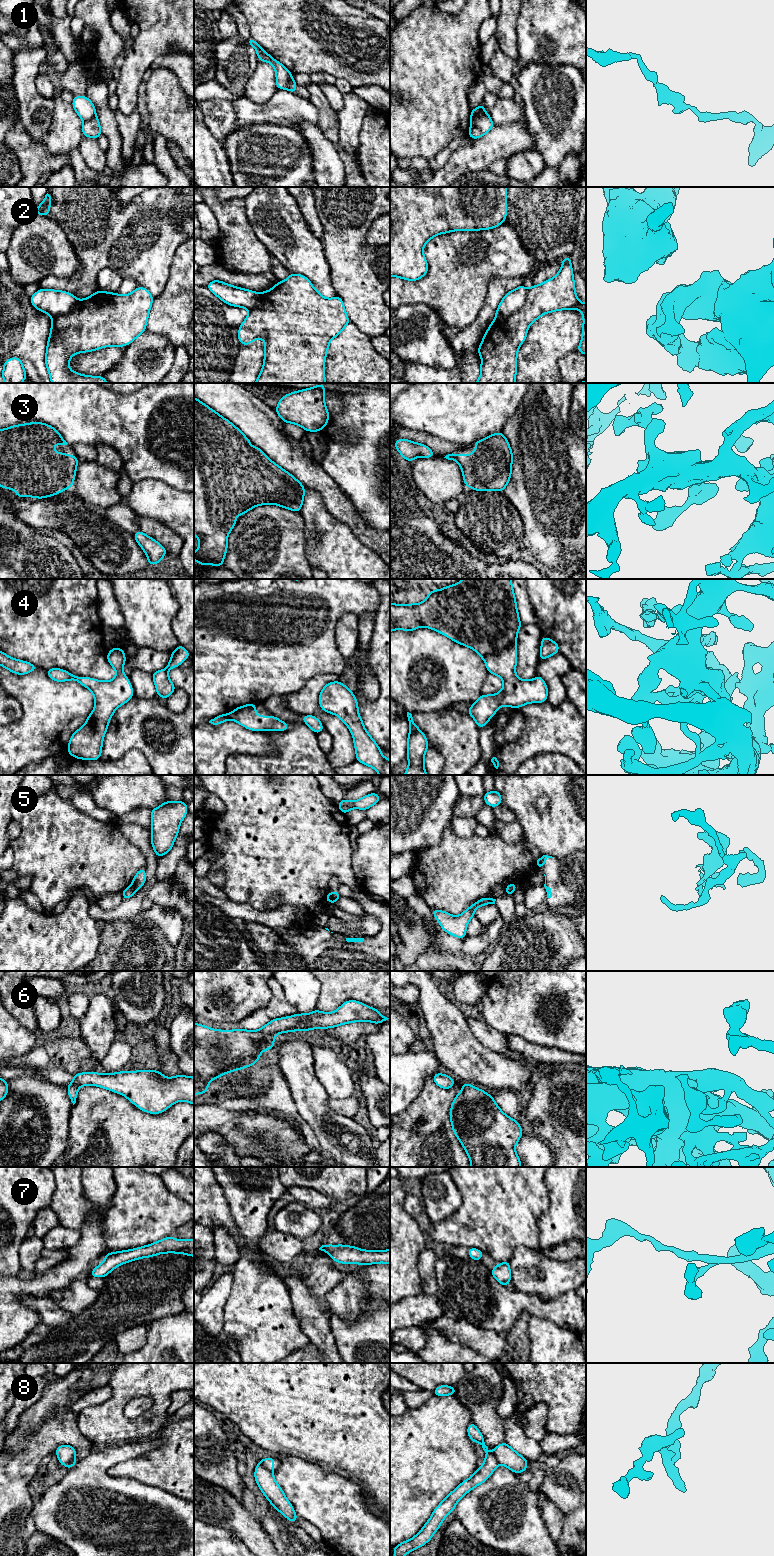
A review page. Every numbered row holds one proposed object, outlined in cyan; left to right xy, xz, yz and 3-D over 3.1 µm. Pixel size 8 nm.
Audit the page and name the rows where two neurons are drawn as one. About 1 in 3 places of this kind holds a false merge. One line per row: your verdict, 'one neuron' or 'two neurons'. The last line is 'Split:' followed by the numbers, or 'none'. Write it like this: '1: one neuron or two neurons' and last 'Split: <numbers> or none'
1: two neurons
2: two neurons
3: one neuron
4: one neuron
5: two neurons
6: one neuron
7: one neuron
8: two neurons
Split: 1, 2, 5, 8

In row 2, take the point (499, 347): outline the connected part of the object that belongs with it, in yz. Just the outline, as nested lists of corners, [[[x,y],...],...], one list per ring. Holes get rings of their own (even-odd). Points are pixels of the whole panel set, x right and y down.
[[[567,256],[555,277],[527,290],[525,302],[517,312],[506,319],[495,319],[490,324],[477,350],[482,362],[481,374],[475,383],[516,383],[517,353],[526,340],[530,325],[543,314],[569,309],[578,309],[583,314],[582,340],[577,351],[586,355],[586,303],[581,303],[576,295],[571,257]]]

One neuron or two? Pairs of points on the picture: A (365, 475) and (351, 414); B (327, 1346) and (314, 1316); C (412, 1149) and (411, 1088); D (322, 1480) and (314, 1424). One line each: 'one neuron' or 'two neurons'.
A: one neuron
B: one neuron
C: two neurons
D: two neurons

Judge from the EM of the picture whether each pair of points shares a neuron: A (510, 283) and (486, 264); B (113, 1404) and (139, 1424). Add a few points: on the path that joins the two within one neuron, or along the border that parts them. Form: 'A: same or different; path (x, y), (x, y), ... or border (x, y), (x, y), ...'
A: different; border (525, 276), (492, 277), (486, 293)
B: same; path (115, 1412), (127, 1424), (131, 1424)

